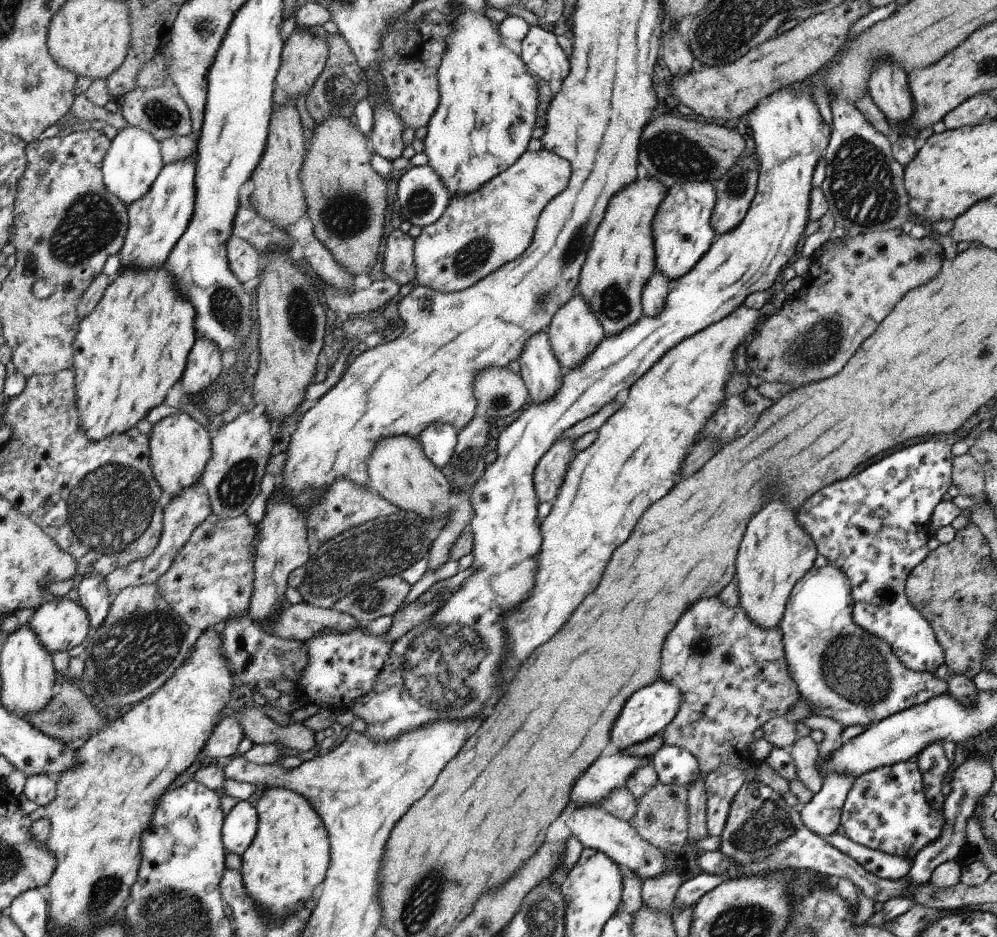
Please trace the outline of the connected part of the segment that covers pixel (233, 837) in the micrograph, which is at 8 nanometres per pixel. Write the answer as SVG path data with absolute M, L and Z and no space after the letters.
M240 801L226 814L223 824L223 848L226 853L241 856L254 841L259 826L257 809L248 801Z

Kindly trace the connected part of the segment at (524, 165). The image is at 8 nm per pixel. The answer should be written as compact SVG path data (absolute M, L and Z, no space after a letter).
M542 147L537 152L524 152L513 166L486 182L479 190L451 197L444 215L437 222L424 227L421 234L413 240L417 273L415 280L419 285L440 293L459 292L471 288L504 264L517 260L531 244L542 210L550 200L566 189L570 176L570 164L548 148Z

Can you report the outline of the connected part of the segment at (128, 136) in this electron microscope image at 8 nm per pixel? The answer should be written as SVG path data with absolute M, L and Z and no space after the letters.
M132 127L118 131L118 135L110 151L103 161L103 182L110 193L114 193L119 200L128 204L142 199L149 191L155 181L161 175L162 166L166 166L163 154L160 154L160 144L147 129Z

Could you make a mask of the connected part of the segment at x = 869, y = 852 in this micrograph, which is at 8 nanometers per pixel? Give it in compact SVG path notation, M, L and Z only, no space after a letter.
M838 831L830 834L828 842L843 854L856 860L864 870L878 876L880 879L900 881L912 869L912 860L907 857L888 855L852 842L845 833Z

